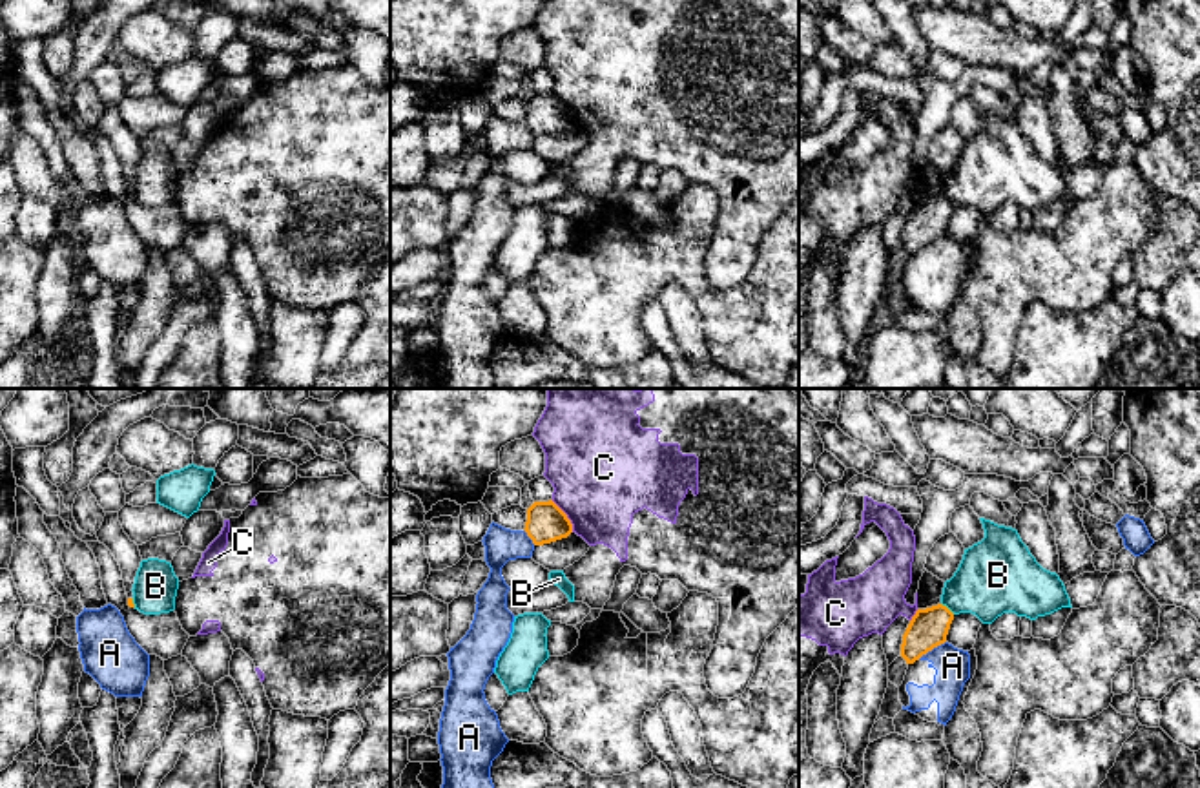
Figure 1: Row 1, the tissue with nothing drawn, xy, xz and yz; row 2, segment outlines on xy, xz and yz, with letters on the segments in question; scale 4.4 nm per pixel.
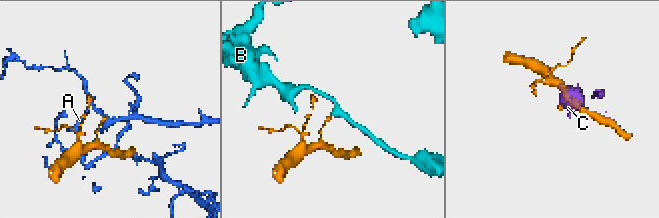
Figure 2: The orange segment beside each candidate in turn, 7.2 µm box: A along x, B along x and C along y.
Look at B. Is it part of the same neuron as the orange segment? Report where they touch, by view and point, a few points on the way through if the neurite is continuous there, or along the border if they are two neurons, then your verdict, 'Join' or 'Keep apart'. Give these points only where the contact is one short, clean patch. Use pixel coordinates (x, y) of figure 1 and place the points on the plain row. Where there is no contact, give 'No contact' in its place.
Touches orange at yz (947, 199). Boundary: yz (941, 194), (954, 205). Keep apart

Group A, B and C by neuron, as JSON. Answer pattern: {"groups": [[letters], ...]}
{"groups": [["A"], ["B"], ["C"]]}

